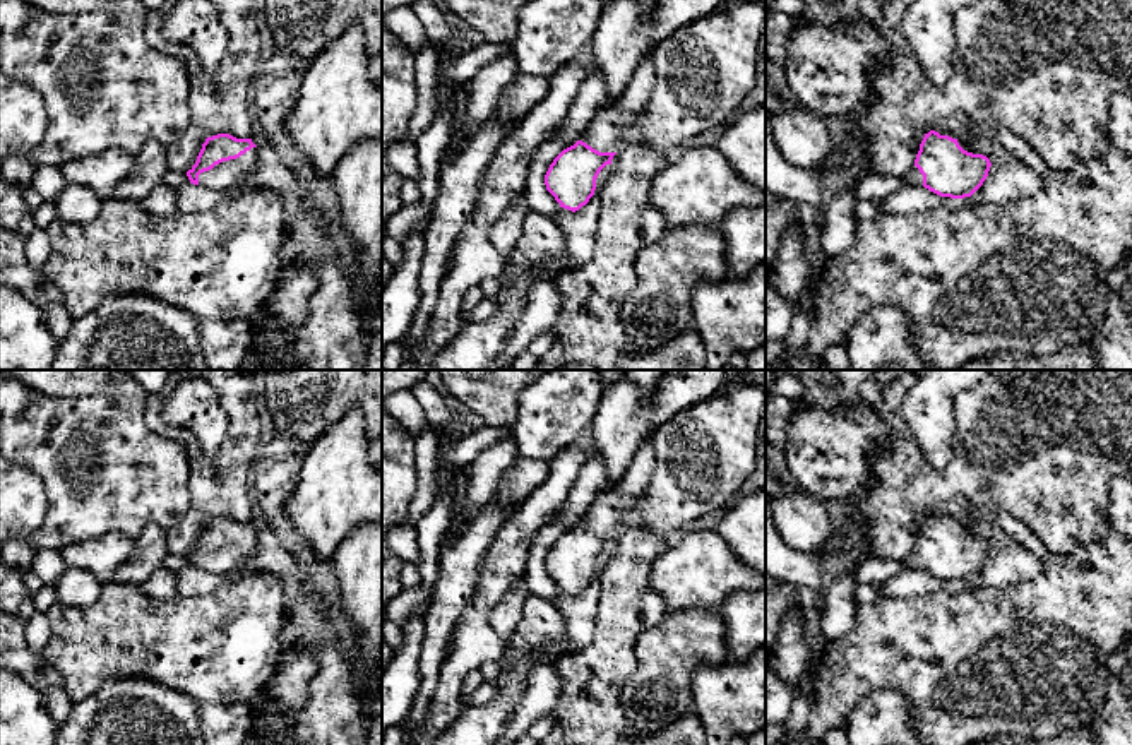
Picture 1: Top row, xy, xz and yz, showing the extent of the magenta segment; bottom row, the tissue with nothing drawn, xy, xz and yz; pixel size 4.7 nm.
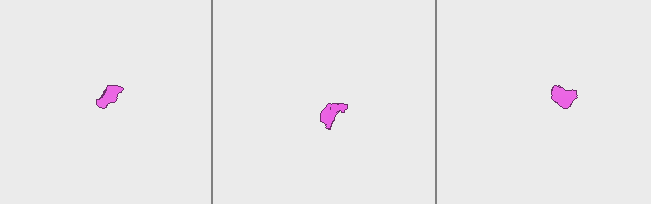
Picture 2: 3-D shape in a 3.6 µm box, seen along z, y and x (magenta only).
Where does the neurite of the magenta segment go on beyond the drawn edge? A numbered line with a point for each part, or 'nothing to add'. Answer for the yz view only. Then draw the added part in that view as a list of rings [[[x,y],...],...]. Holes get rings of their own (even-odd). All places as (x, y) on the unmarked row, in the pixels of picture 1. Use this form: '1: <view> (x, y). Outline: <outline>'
1: yz (913, 560). Outline: [[[916,550],[903,562],[904,562],[906,569],[923,570],[923,558],[920,557],[920,553]]]

